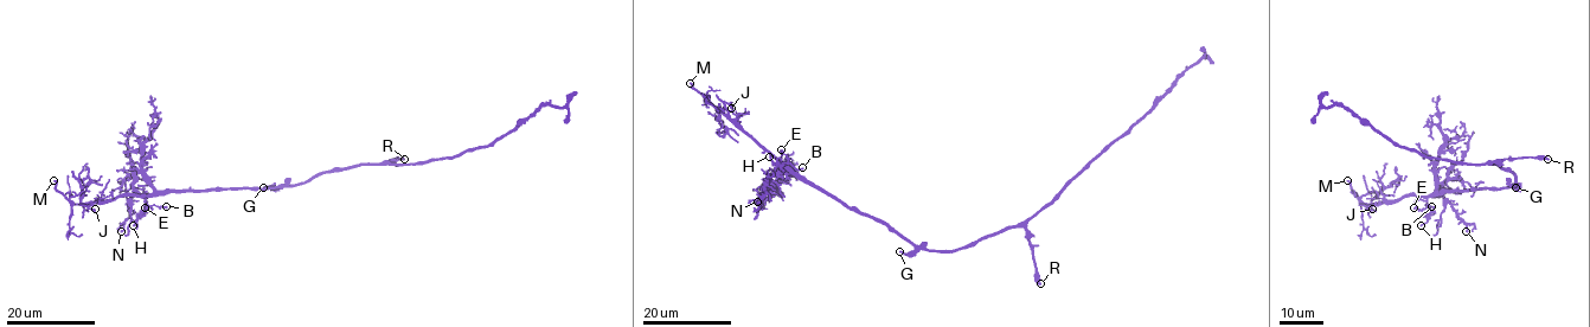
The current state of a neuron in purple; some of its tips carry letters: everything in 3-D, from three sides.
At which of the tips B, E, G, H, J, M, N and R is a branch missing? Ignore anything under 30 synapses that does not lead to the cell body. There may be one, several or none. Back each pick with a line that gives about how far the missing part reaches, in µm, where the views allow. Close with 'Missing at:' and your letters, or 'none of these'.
M: missing 20 µm
Missing at: M

